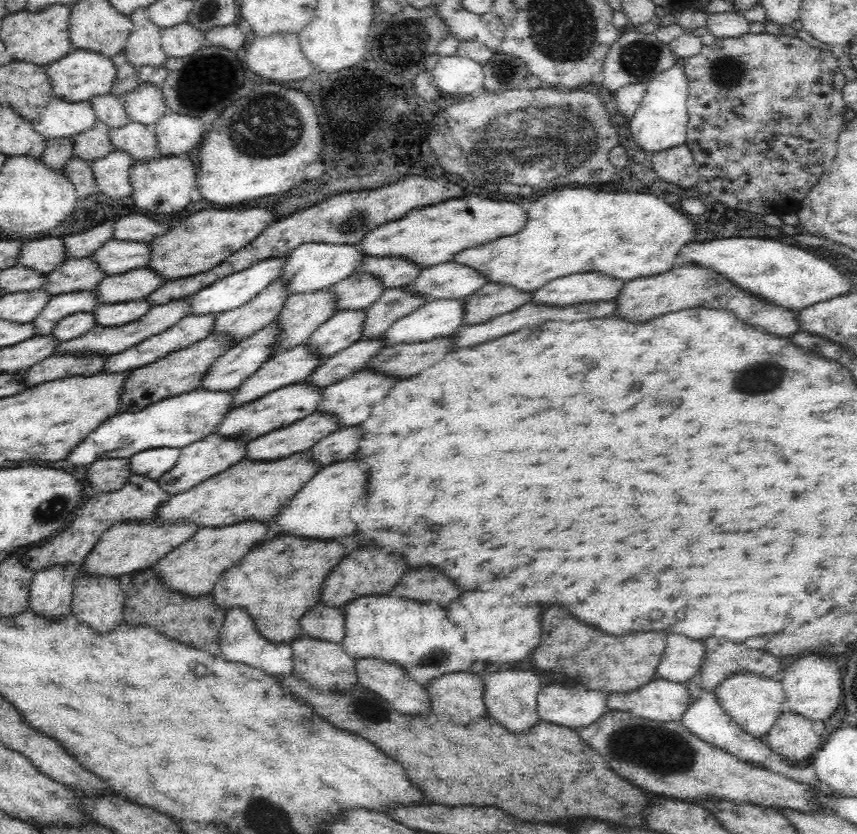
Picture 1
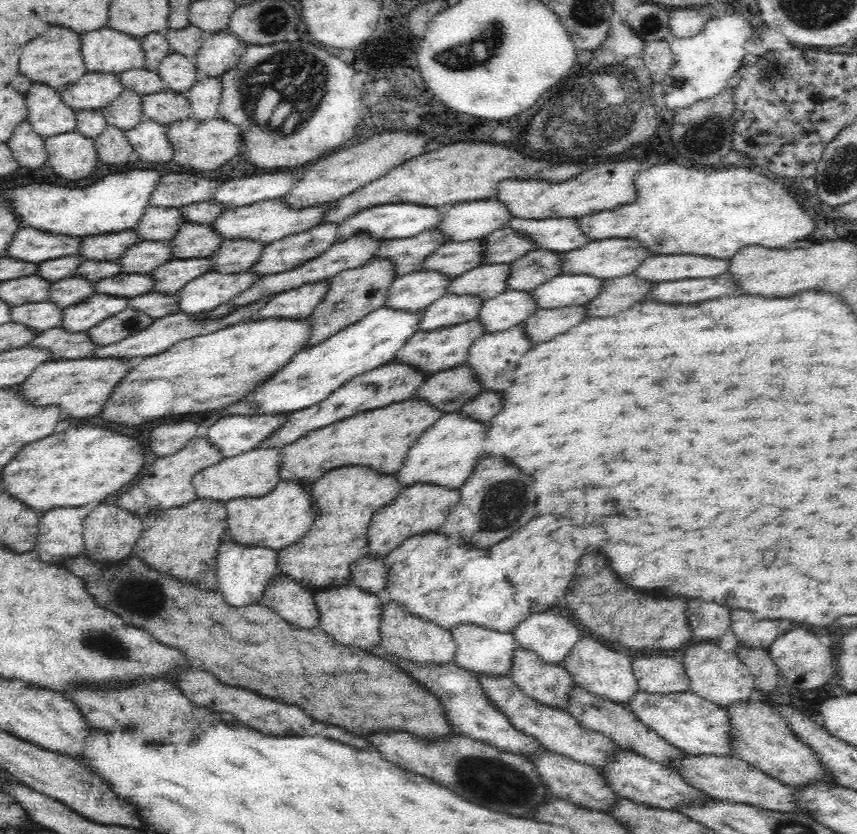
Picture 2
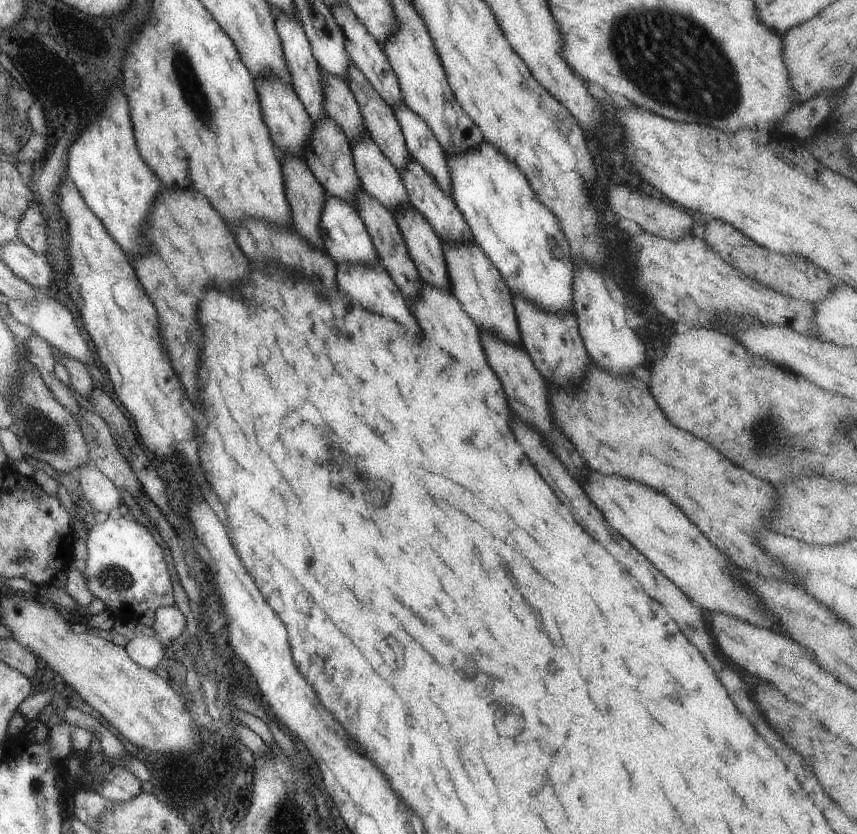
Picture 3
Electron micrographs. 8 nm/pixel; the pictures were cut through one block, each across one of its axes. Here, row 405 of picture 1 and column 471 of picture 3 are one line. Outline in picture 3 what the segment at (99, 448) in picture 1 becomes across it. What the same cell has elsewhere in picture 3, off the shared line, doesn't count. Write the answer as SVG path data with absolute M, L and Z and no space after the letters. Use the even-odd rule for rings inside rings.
M489 144L467 148L467 152L455 152L455 156L445 154L445 158L451 178L452 201L471 232L472 242L477 244L487 260L493 264L503 284L506 284L512 294L523 296L523 300L535 304L535 308L543 312L571 314L573 264L569 258L569 246L557 226L557 220L551 216L547 208L543 208L537 202L519 170L511 162L507 162L499 152L495 152Z

